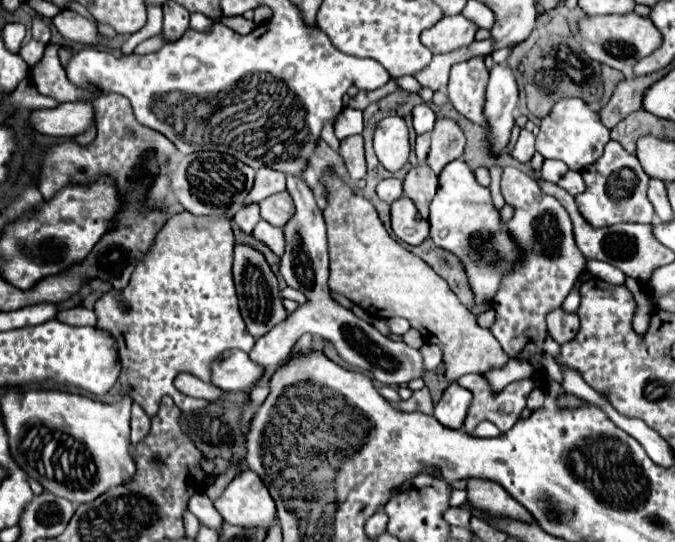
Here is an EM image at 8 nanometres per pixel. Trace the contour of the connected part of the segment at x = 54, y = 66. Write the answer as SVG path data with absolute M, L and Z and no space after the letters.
M47 44L43 58L29 70L29 74L37 92L55 98L58 103L75 102L77 98L85 96L81 88L73 86L67 80L65 70L57 56L57 44Z

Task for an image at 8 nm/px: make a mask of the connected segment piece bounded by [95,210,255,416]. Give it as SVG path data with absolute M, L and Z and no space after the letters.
M183 210L171 216L171 220L165 224L161 236L157 236L155 244L151 246L149 256L145 256L145 260L141 260L141 264L137 264L137 268L133 270L129 284L123 290L109 290L95 302L97 328L109 332L115 338L121 362L121 374L109 394L129 396L147 412L147 416L157 414L159 402L165 394L169 394L183 412L195 412L209 406L209 400L181 394L175 388L173 380L181 372L191 372L203 382L211 382L211 364L225 350L239 348L249 352L255 344L255 338L247 332L245 322L241 318L233 286L233 244L235 236L231 228L231 218L195 216Z

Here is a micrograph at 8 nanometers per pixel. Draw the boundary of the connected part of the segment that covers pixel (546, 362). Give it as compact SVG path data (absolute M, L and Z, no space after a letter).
M544 354L542 359L542 366L547 371L548 376L551 377L551 379L559 382L560 384L563 382L561 369L552 356Z

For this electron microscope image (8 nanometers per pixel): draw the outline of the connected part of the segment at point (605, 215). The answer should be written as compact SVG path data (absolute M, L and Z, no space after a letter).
M611 140L605 146L605 154L589 168L583 168L581 174L583 174L587 188L585 192L575 196L575 202L577 202L581 216L593 228L605 228L605 226L613 226L619 222L641 222L641 224L649 222L651 224L655 220L655 210L647 198L649 176L641 168L639 160L627 154L619 142Z

